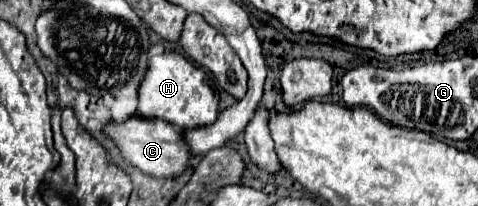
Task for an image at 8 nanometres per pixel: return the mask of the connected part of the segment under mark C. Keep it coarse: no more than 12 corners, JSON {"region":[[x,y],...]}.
{"region":[[133,114],[103,134],[127,164],[179,176],[191,158],[173,124]]}

